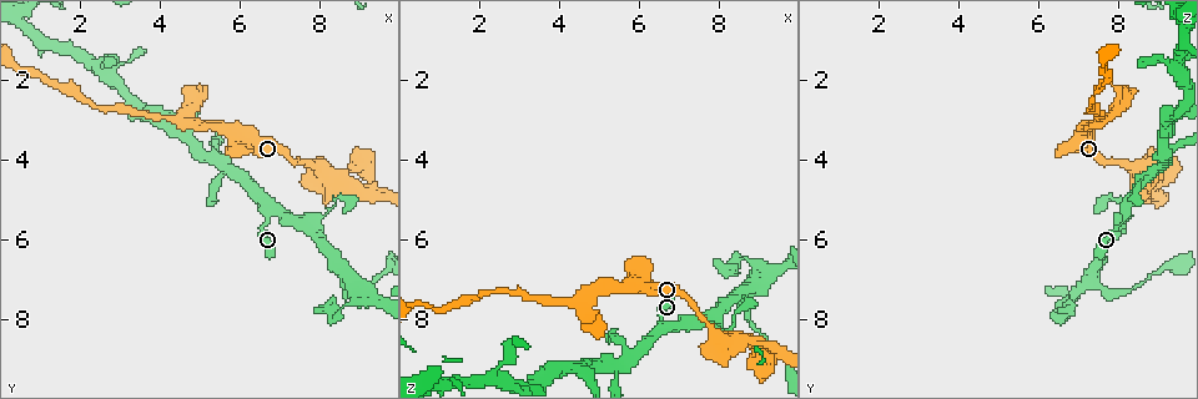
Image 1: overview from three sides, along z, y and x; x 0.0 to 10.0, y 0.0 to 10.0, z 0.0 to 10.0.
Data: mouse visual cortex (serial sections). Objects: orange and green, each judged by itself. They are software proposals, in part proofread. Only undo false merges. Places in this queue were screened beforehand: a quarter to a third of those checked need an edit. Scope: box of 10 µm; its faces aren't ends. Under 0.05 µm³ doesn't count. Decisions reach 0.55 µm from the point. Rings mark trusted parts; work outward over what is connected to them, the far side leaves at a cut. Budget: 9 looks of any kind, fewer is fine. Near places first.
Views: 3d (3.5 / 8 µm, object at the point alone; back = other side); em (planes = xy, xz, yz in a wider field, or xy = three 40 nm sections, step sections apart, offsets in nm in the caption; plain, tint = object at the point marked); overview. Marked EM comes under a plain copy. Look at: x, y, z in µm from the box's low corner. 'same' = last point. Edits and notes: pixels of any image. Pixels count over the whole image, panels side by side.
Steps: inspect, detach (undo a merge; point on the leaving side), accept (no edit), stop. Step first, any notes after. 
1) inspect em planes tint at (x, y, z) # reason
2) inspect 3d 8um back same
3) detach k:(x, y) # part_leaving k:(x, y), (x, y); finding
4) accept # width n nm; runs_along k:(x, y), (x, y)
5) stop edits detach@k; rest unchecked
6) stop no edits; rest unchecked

inspect em xy step 1 tint at (5.40, 4.00, 9.25) # arms part here

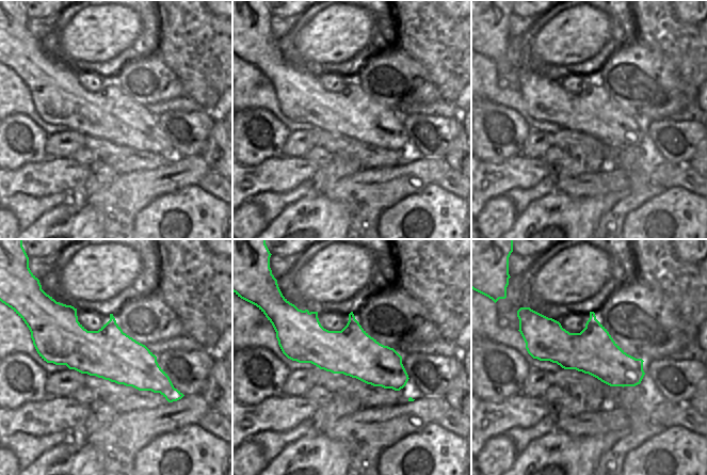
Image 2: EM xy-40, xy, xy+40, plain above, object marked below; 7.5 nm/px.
inspect 3d 3.5um same

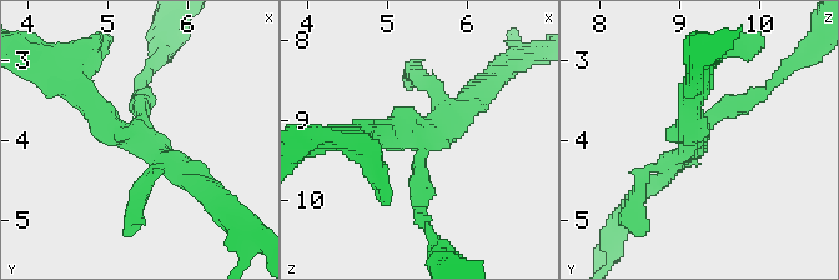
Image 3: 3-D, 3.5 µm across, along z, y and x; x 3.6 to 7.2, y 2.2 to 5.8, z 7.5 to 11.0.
accept # arm_widths 250, 250, 300 nm; runs_along 3:(197, 186), (74, 86); continuous, no second cell

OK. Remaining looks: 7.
inspect 3d 3.5um at (9.40, 4.60, 9.15) # sharp bend

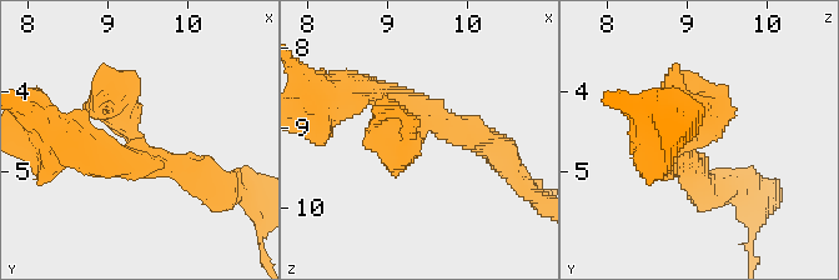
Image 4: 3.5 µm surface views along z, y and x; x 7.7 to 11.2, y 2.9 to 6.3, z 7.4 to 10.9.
inspect em xy step 1 tint at (9.40, 4.60, 9.10) # now the EM

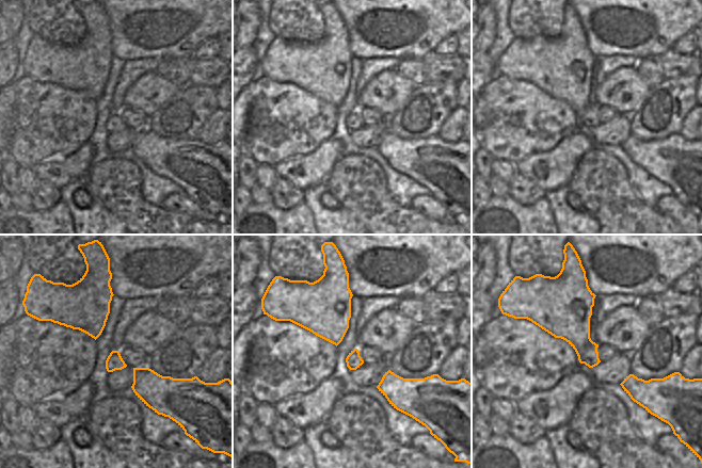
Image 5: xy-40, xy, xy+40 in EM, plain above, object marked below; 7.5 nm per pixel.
accept # runs_along 4:(657, 161), (708, 115), (672, 96); continuous, no second cell

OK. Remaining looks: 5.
inspect 3d 3.5um at (7.55, 5.55, 8.05) # abrupt turn

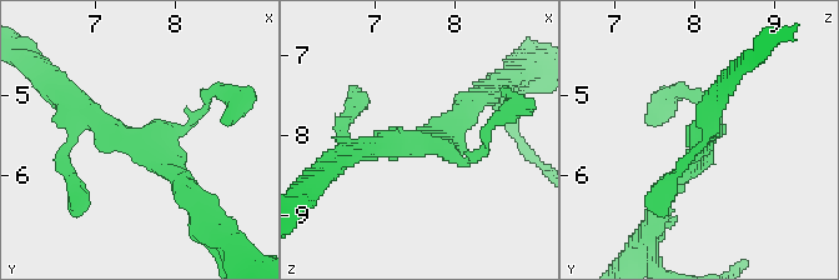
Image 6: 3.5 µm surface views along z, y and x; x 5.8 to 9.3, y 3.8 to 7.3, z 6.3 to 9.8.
inspect em xy step 2 tint at (7.55, 5.60, 8.05) # arms 3; arm_widths 150, 250, 250 nm

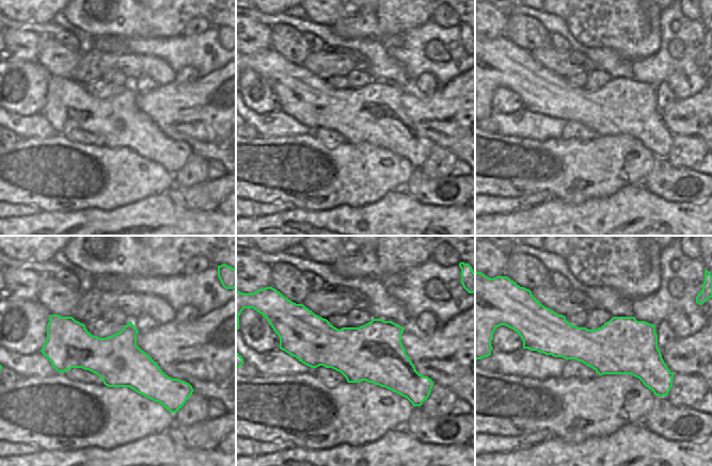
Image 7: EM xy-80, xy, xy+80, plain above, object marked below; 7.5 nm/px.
accept # width 440 nm; runs_along 6:(71, 131), (132, 135), (190, 196); one cell here

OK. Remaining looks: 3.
inspect 3d 3.5um at (2.35, 1.60, 9.30) # sharp bend

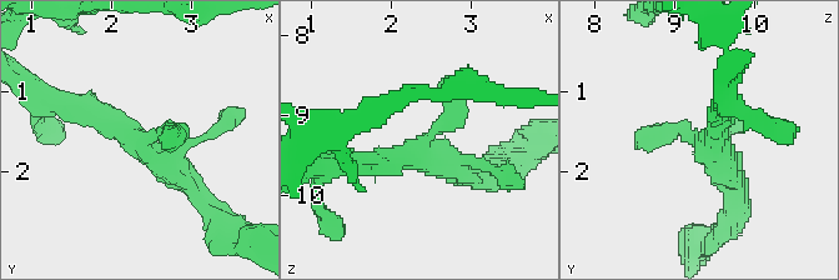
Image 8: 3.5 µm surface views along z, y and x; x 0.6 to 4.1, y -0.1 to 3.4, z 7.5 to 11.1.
inspect em xy step 1 tint at (2.40, 1.65, 9.30) # need the tissue

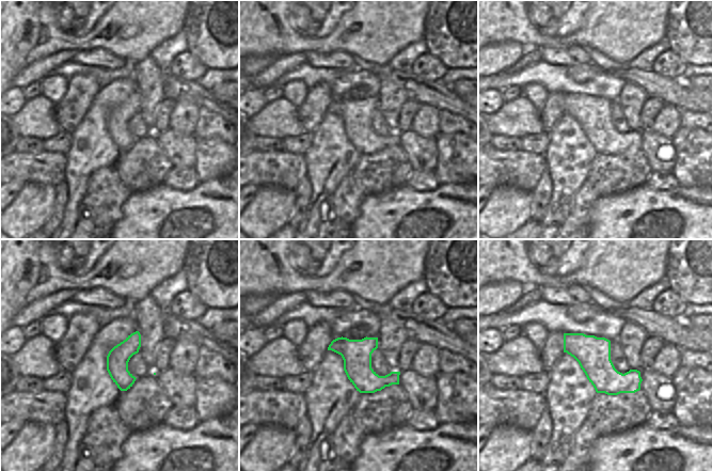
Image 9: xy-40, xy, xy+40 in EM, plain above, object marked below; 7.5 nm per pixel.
inspect em xy step 5 tint same # cut it another way

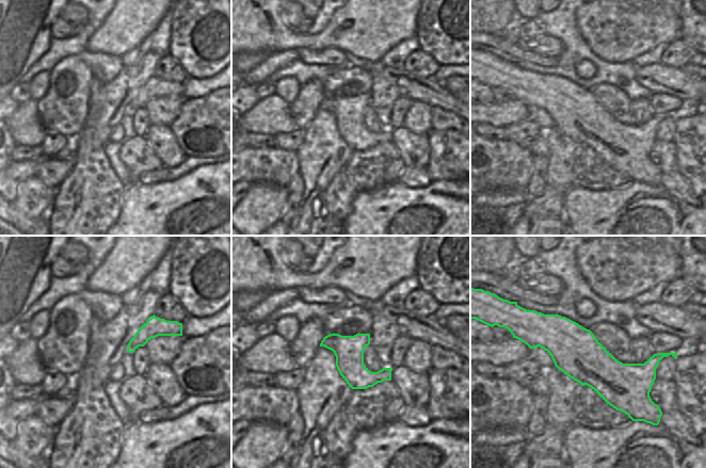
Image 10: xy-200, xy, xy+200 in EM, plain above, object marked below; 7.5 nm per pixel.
accept # one cell here

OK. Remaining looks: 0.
stop no edits; rest unchecked

